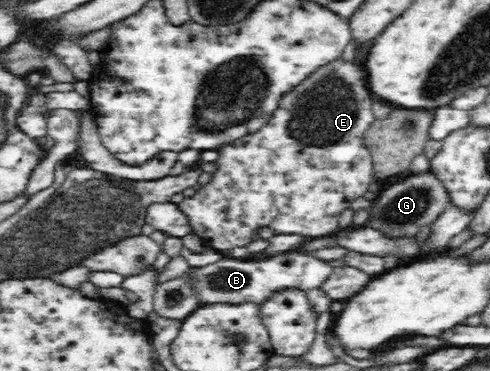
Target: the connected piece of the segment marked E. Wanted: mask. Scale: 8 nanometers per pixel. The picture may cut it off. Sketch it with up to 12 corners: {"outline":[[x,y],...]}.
{"outline":[[356,60],[290,92],[178,204],[221,254],[308,239],[376,182]]}

